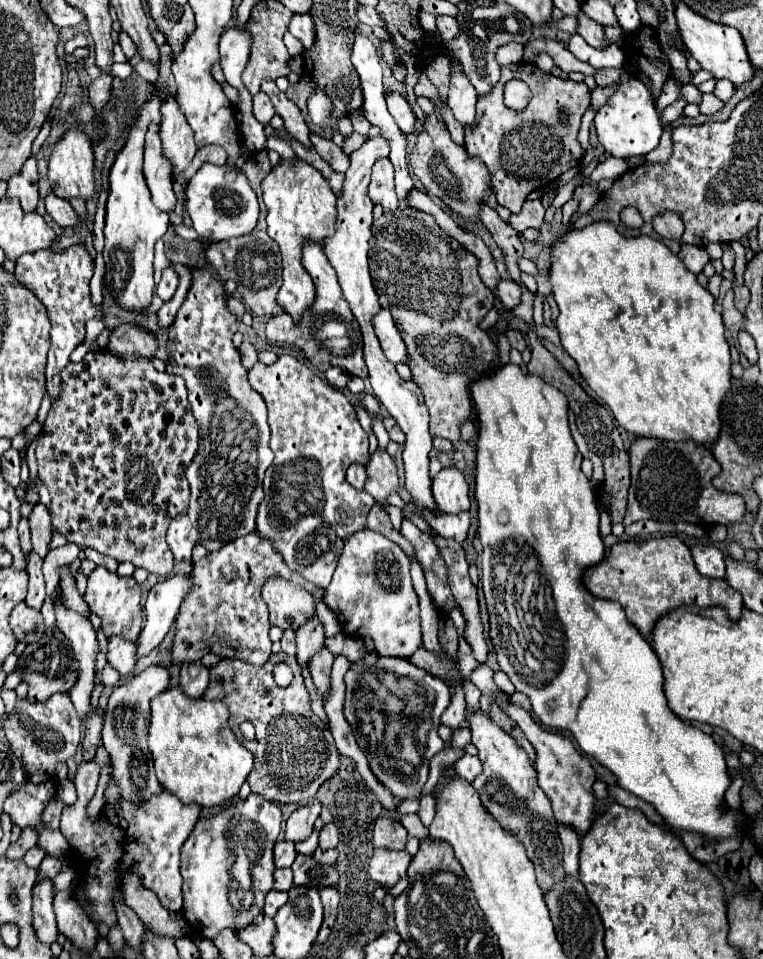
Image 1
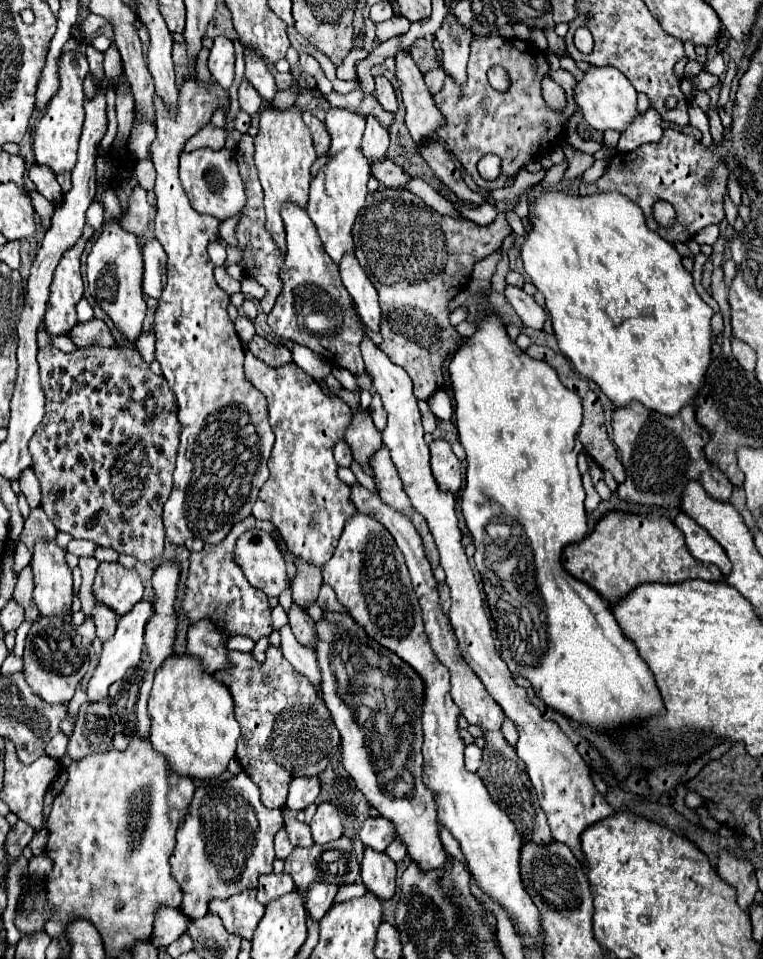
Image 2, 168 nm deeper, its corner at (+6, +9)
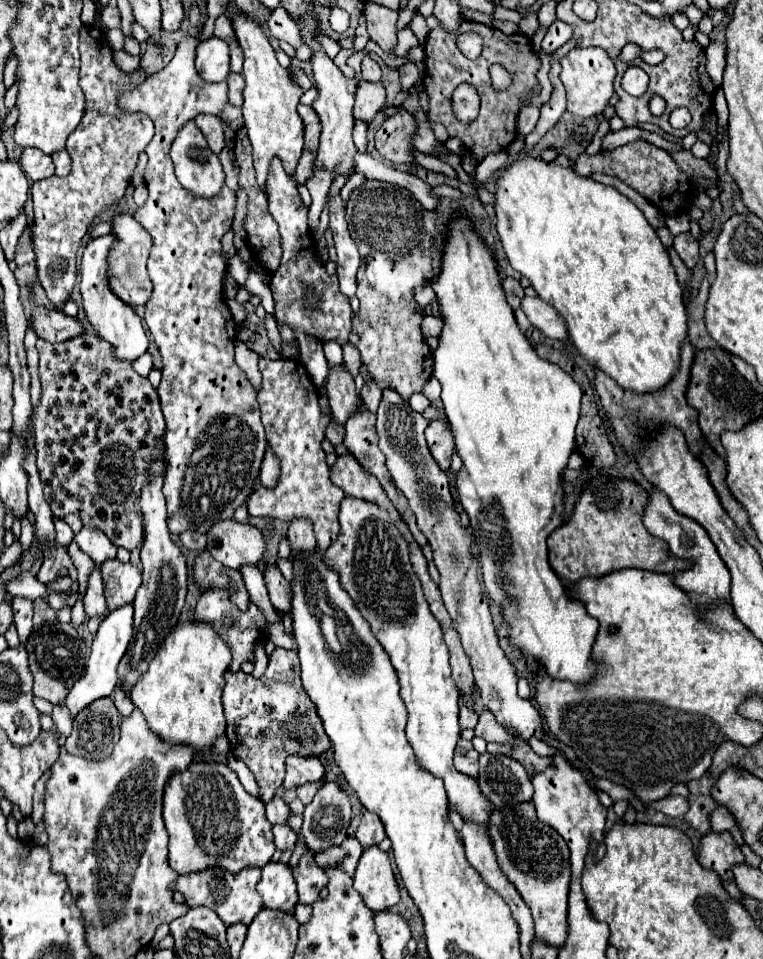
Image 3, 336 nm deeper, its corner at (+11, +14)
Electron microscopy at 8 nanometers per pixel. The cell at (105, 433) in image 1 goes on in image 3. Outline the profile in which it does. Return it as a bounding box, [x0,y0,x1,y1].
[34,334,166,550]

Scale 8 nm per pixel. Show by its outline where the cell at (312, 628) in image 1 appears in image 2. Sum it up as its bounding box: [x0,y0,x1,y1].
[291,561,321,611]

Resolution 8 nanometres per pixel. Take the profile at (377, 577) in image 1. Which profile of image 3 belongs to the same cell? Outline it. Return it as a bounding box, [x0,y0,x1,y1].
[326,496,488,828]

